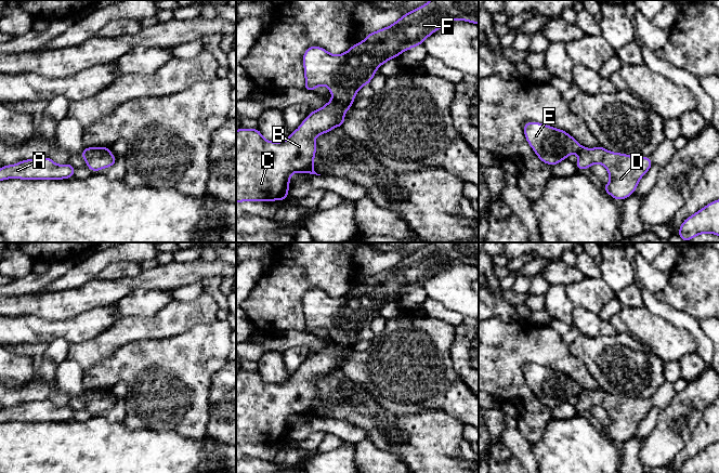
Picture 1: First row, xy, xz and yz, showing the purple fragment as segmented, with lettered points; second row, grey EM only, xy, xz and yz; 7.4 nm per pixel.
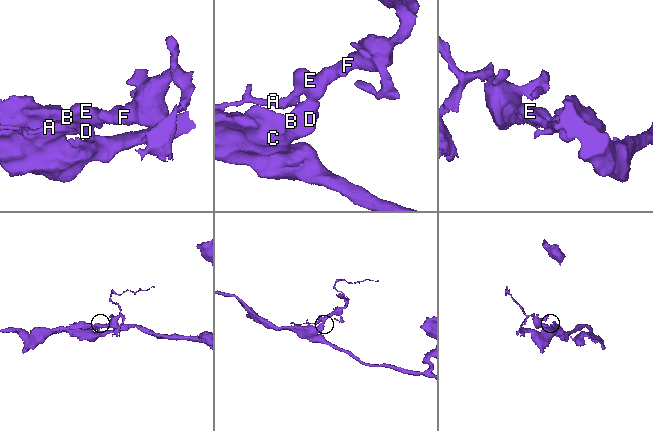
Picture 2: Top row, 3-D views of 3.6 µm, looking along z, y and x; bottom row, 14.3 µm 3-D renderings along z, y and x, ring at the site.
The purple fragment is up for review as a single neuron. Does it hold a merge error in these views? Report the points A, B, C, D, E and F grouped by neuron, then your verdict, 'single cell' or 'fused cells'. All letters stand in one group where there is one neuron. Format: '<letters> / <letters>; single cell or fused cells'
A E F / B C D; fused cells

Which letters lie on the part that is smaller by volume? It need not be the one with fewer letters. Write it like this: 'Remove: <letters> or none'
Remove: A, E, F

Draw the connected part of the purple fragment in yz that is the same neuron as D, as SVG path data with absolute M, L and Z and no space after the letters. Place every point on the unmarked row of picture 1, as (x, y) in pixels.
M602 389L581 390L576 405L578 413L588 411L594 406L600 406L607 412L610 424L604 428L603 434L609 435L614 443L624 443L631 438L641 420L653 408L650 399L632 399L627 396L613 395Z

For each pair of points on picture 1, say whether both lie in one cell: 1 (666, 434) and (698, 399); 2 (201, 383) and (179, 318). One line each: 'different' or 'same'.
1: same
2: different

